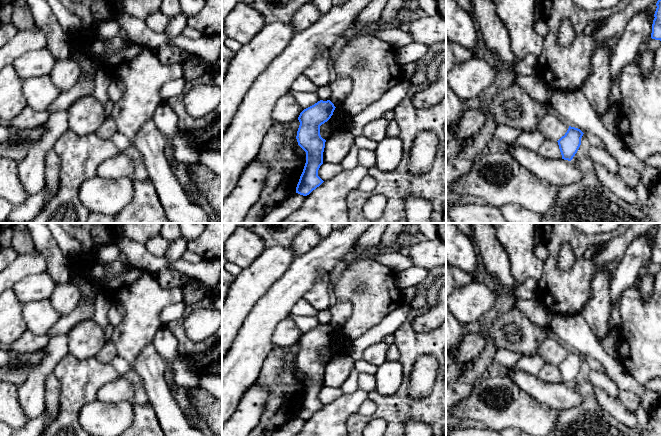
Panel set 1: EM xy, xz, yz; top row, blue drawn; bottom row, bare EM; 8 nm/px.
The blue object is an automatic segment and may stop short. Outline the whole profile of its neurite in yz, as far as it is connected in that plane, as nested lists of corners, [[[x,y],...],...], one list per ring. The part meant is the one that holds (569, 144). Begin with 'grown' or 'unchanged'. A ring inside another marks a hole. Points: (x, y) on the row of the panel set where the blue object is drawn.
unchanged | [[[569,126],[567,132],[557,142],[562,155],[562,159],[571,161],[577,153],[583,132],[575,127]]]

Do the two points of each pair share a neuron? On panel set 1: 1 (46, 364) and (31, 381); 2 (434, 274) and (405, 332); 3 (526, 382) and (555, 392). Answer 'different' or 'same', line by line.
1: same
2: different
3: same

